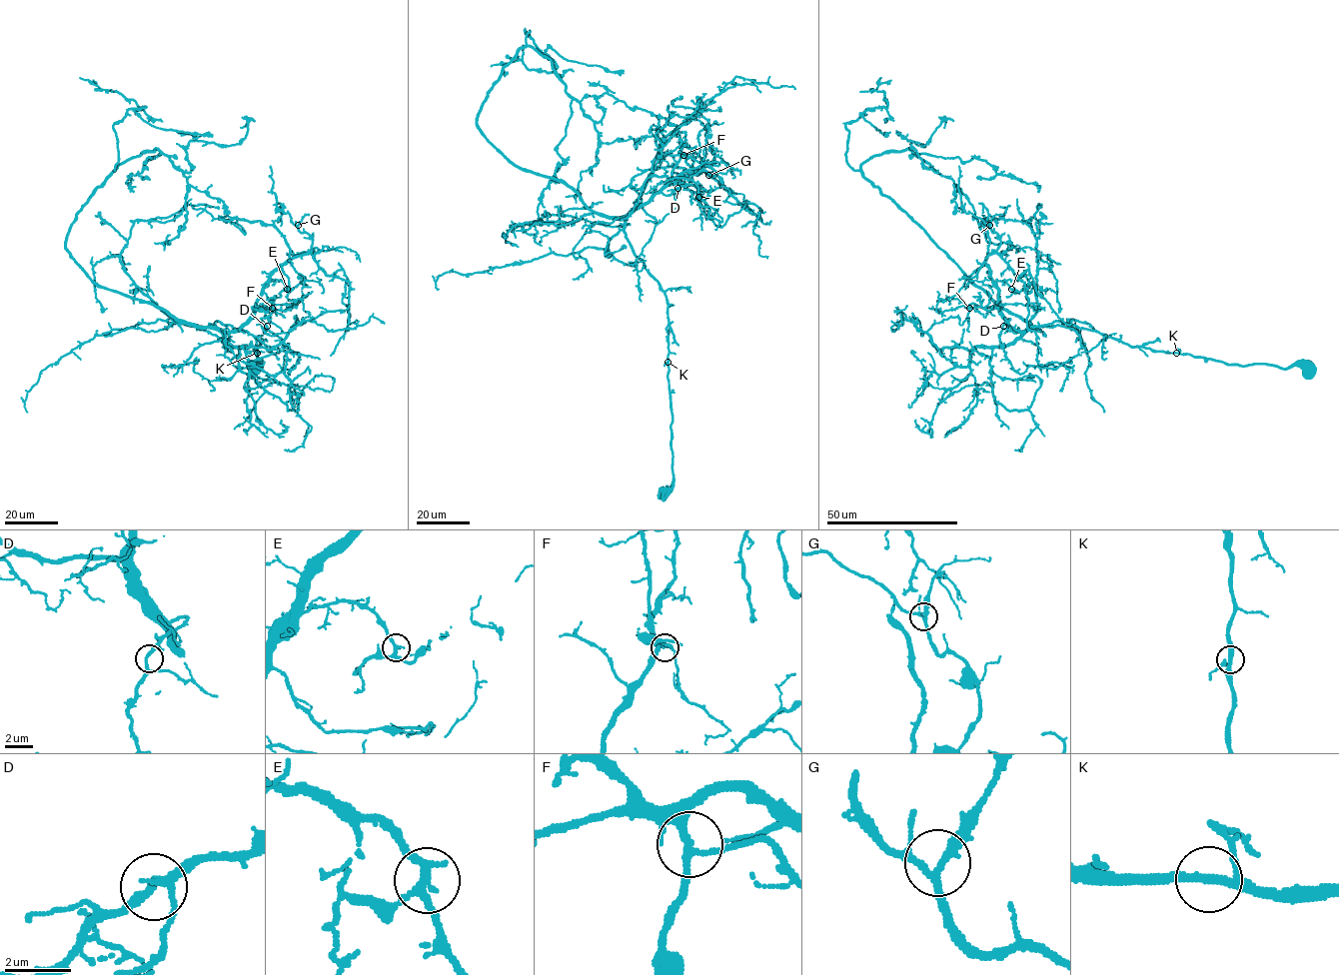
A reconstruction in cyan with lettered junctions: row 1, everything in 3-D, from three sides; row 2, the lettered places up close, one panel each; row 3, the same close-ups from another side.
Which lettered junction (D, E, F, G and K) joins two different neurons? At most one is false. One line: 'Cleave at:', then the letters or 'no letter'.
Cleave at: no letter

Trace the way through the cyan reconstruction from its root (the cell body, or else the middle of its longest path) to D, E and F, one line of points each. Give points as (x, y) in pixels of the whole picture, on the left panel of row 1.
D: (253, 367), (262, 365), (262, 368), (255, 339), (219, 321), (213, 325), (236, 332), (257, 318), (267, 326)
E: (253, 367), (262, 368), (255, 339), (219, 321), (213, 325), (236, 332), (271, 281), (280, 280), (287, 289)
F: (253, 367), (262, 368), (255, 339), (219, 321), (213, 325), (236, 332), (258, 308), (273, 308)

